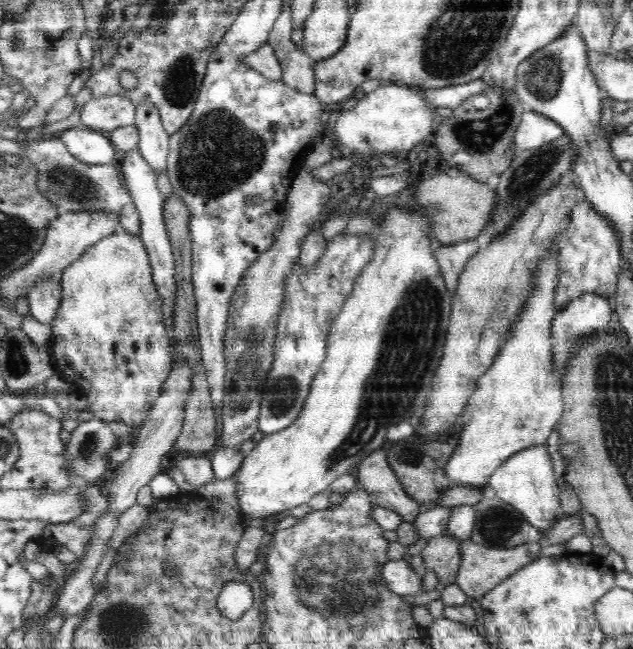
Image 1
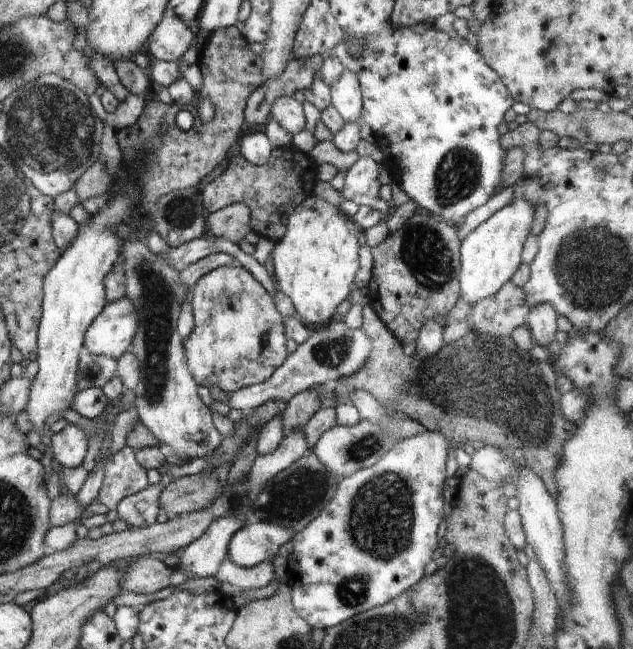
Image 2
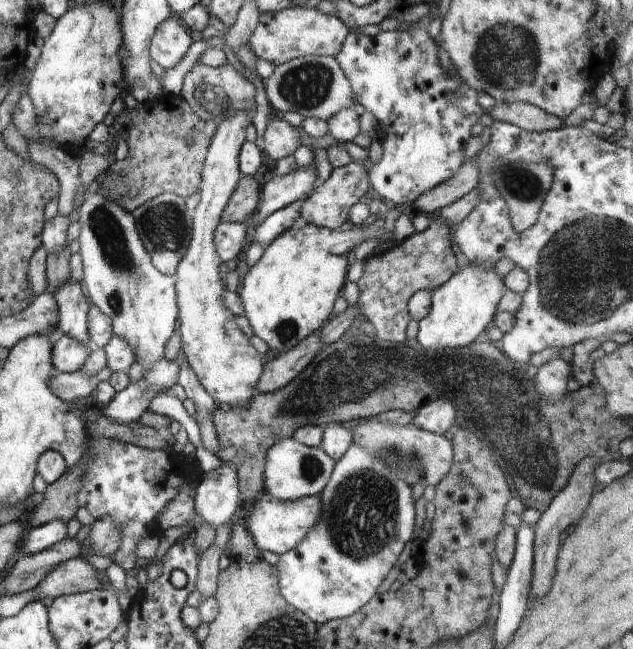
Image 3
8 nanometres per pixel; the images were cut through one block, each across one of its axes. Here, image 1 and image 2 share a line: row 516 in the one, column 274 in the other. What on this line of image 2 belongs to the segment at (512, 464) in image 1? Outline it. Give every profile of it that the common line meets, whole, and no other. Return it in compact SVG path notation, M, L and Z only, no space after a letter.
M256 522L245 524L232 536L227 558L237 566L252 569L258 564L272 561L279 548L294 536L276 524Z

